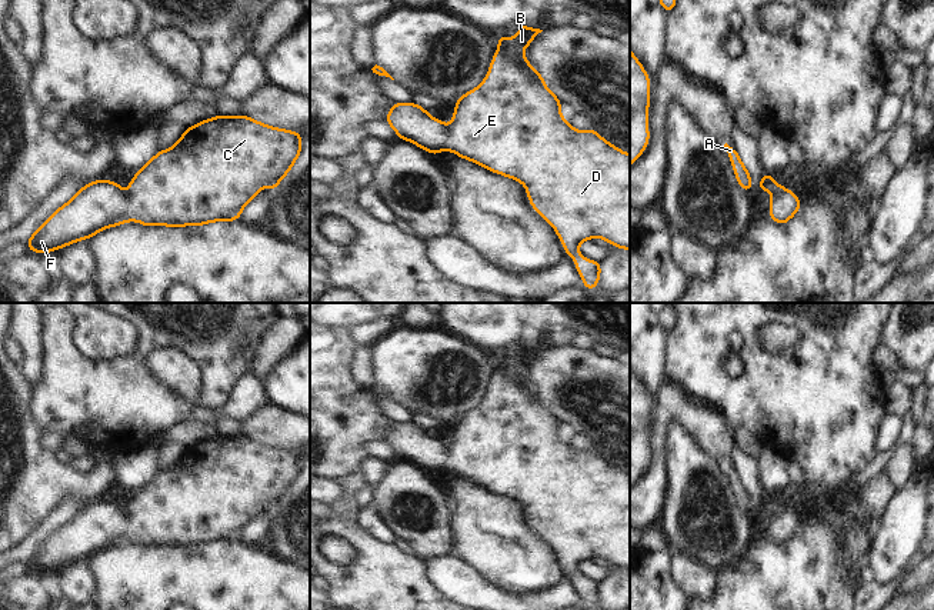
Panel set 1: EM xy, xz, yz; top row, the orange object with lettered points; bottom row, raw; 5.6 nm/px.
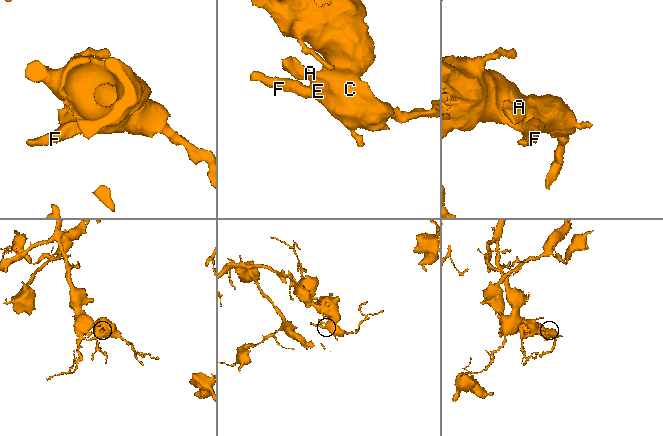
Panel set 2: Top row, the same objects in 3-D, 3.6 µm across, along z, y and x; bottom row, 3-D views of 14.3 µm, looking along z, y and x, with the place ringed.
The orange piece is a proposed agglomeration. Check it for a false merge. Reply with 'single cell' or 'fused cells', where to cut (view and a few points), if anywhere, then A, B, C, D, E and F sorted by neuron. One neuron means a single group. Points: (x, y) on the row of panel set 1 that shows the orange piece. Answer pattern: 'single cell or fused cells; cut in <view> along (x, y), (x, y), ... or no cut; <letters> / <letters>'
single cell; no cut; A B C D E F

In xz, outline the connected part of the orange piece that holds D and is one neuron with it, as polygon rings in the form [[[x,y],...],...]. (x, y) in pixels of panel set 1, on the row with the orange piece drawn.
[[[524,19],[520,21],[517,36],[498,34],[498,50],[484,81],[456,101],[450,126],[430,117],[426,109],[414,103],[393,103],[386,121],[397,131],[400,140],[410,140],[434,156],[441,150],[454,151],[461,159],[521,181],[533,209],[554,227],[567,256],[576,260],[576,269],[586,289],[591,290],[598,284],[601,264],[586,260],[578,253],[578,244],[593,237],[601,237],[618,249],[630,250],[630,154],[600,137],[594,129],[576,130],[561,117],[561,101],[544,86],[543,76],[530,66],[523,54],[530,41],[543,30],[527,29],[523,26]]]

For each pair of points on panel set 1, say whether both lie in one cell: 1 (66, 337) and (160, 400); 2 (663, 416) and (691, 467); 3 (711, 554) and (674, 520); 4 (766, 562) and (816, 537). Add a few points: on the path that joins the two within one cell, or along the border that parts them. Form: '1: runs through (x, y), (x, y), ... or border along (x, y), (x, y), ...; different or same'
1: runs through (80, 364), (116, 400), (133, 400); same
2: border along (673, 420), (669, 429), (666, 460); different
3: runs through (703, 546), (683, 526); same
4: runs through (779, 562), (791, 562), (803, 550); same

